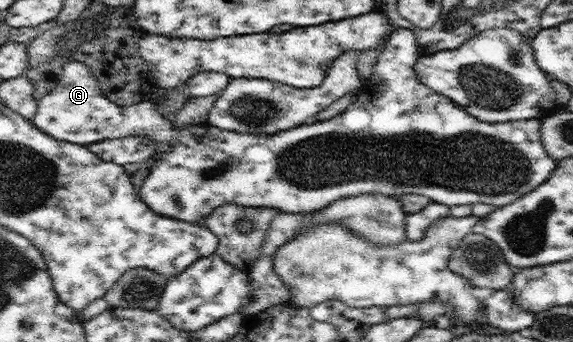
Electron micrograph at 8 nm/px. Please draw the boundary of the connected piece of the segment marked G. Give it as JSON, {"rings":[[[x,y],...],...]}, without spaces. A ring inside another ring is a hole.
{"rings":[[[394,30],[384,39],[380,51],[371,76],[358,90],[355,103],[329,120],[306,122],[299,128],[271,136],[223,130],[208,122],[176,129],[174,122],[159,114],[148,99],[126,107],[107,100],[91,70],[79,62],[63,66],[59,82],[36,102],[31,122],[57,140],[84,147],[124,136],[146,136],[154,140],[154,156],[138,196],[161,216],[203,226],[207,217],[224,204],[239,206],[245,212],[251,208],[276,208],[284,213],[308,215],[344,196],[370,192],[387,196],[422,194],[431,202],[448,207],[477,202],[503,207],[541,186],[553,174],[556,160],[547,154],[542,143],[541,118],[488,123],[471,116],[471,111],[456,106],[446,96],[433,92],[415,74],[414,66],[421,53],[412,30]]]}

